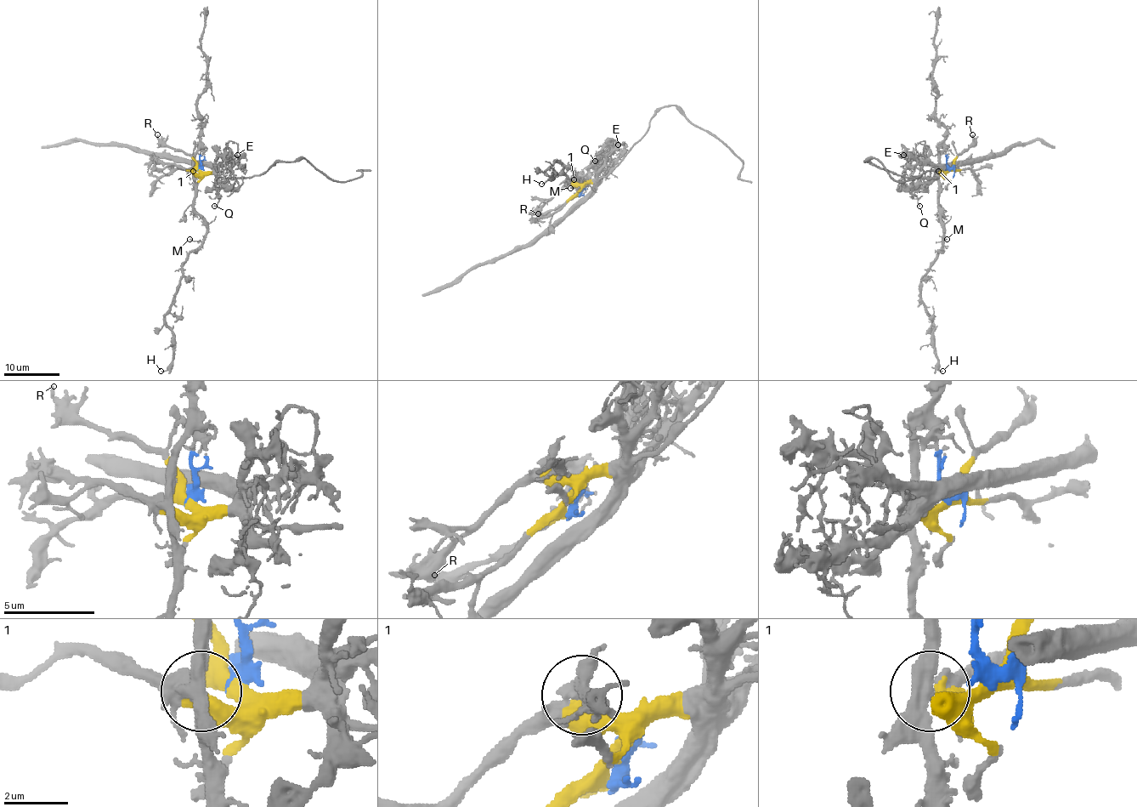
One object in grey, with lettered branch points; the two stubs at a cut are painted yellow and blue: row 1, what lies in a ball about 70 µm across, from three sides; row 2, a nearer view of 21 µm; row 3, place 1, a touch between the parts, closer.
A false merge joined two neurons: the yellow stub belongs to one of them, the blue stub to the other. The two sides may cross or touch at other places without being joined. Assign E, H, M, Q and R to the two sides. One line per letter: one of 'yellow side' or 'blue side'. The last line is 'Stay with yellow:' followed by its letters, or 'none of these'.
E: yellow side
H: blue side
M: blue side
Q: yellow side
R: yellow side
Stay with yellow: E, Q, R

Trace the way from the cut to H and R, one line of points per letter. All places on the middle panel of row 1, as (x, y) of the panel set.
H: (579, 191), (579, 183), (574, 179), (586, 185), (569, 179), (560, 161), (546, 172), (553, 179), (542, 184)
R: (579, 191), (569, 201), (540, 214), (538, 213)

